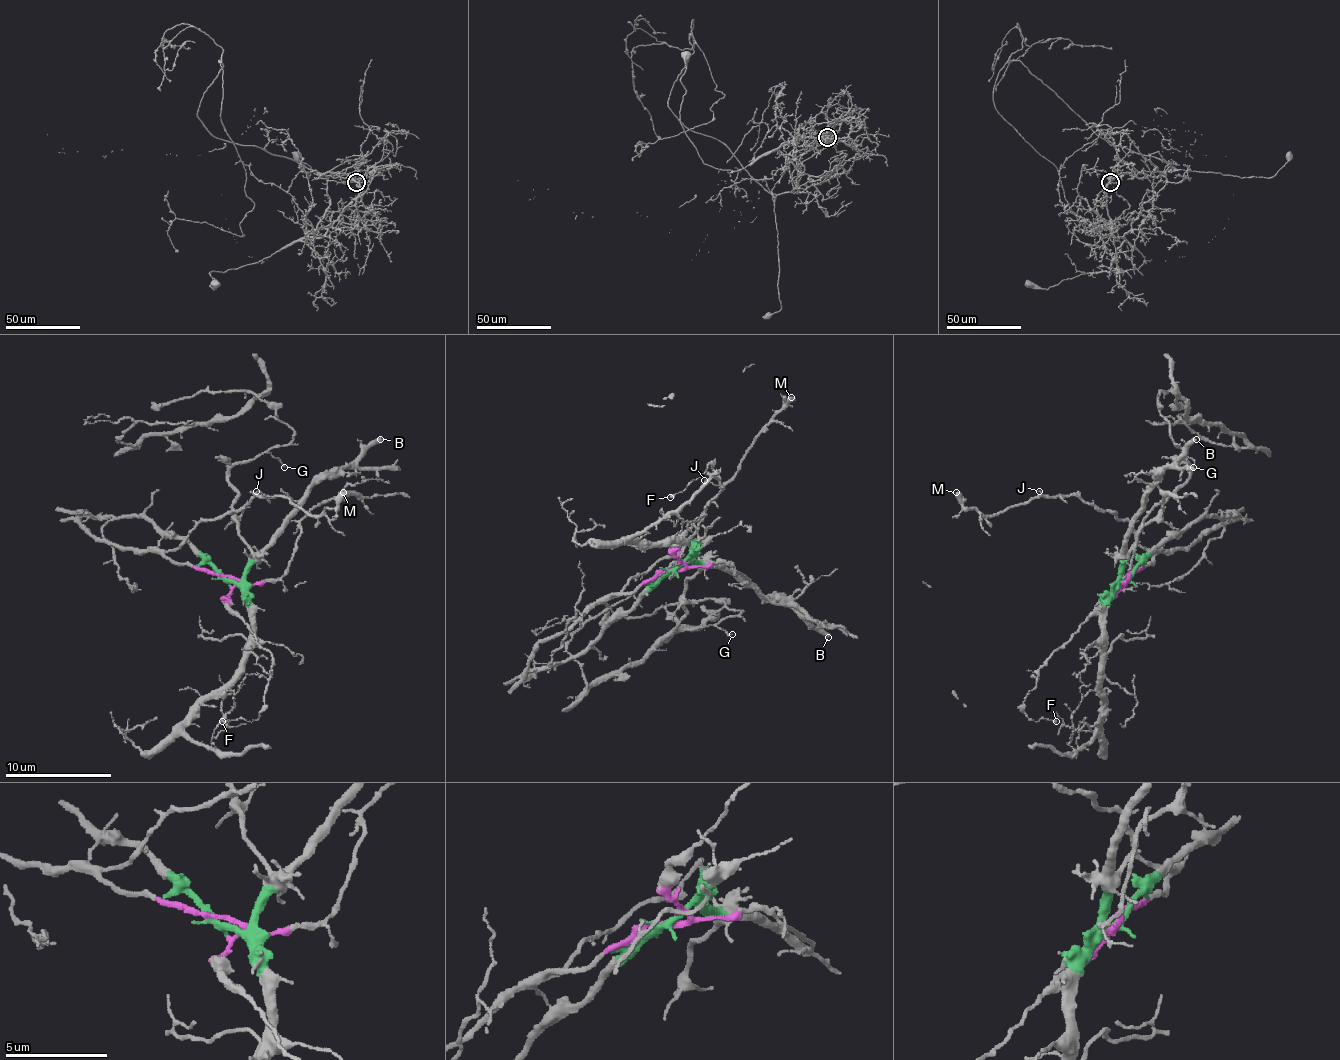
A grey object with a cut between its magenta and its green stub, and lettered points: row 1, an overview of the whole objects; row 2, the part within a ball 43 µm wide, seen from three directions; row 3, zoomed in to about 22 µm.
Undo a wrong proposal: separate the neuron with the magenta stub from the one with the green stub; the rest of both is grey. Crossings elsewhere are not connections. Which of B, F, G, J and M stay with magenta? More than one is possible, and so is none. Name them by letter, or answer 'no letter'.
F, J, M

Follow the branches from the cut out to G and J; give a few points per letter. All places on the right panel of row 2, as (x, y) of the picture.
G: (1128, 579), (1120, 582), (1128, 550), (1190, 470), (1184, 452), (1195, 462), (1192, 468)
J: (1128, 577), (1150, 563), (1155, 553), (1136, 539), (1128, 521), (1067, 494), (1046, 497), (1038, 492)

